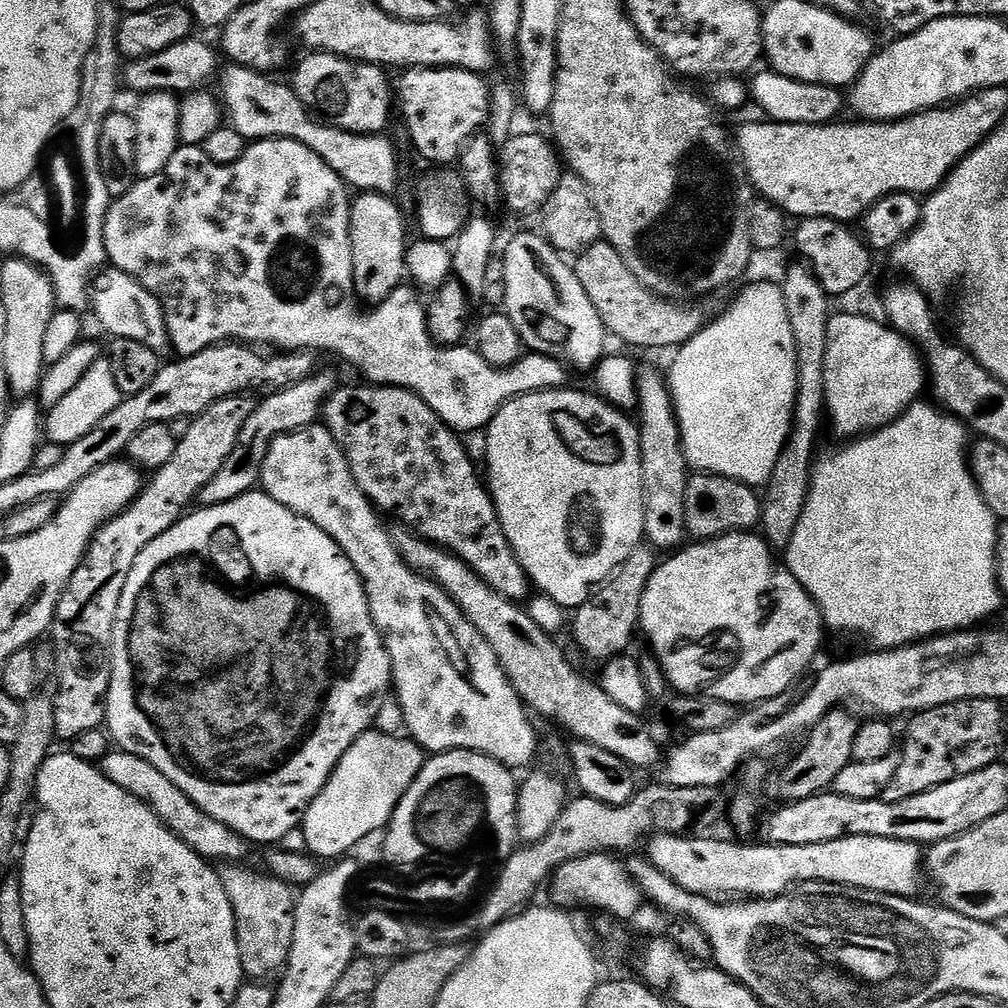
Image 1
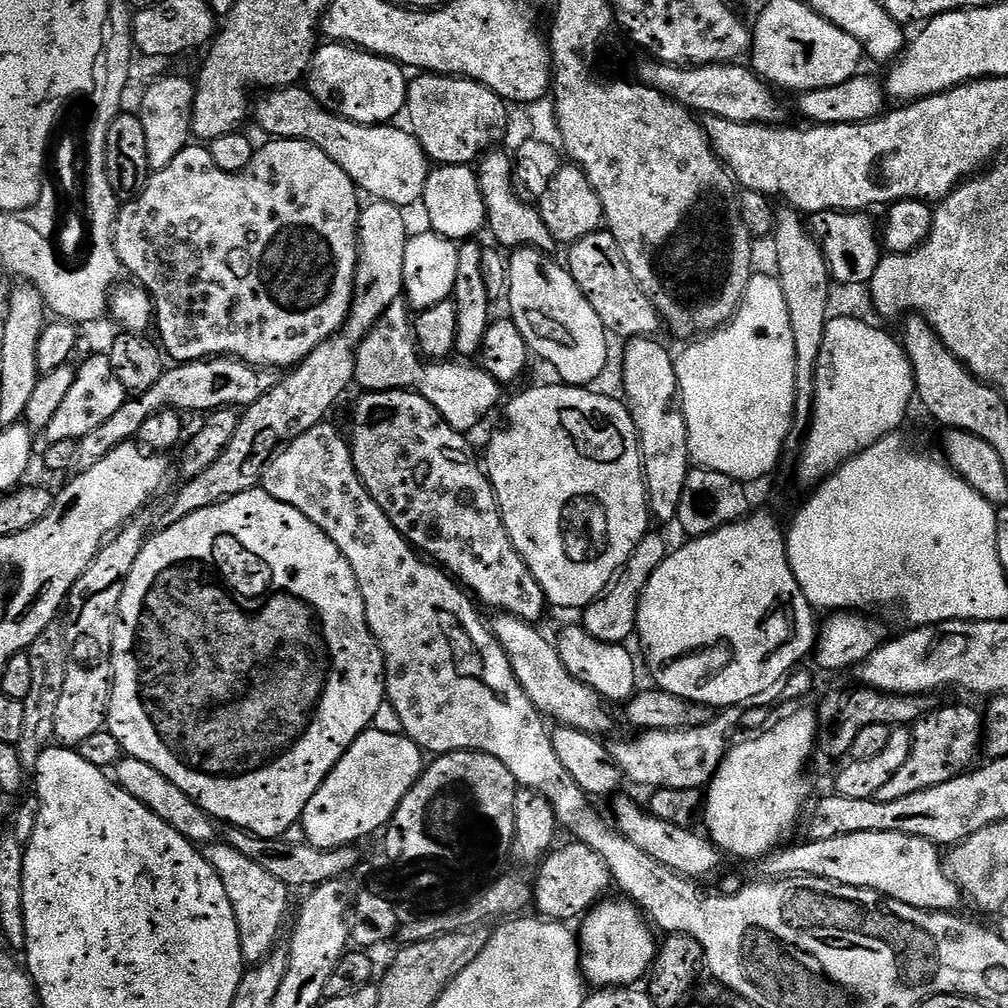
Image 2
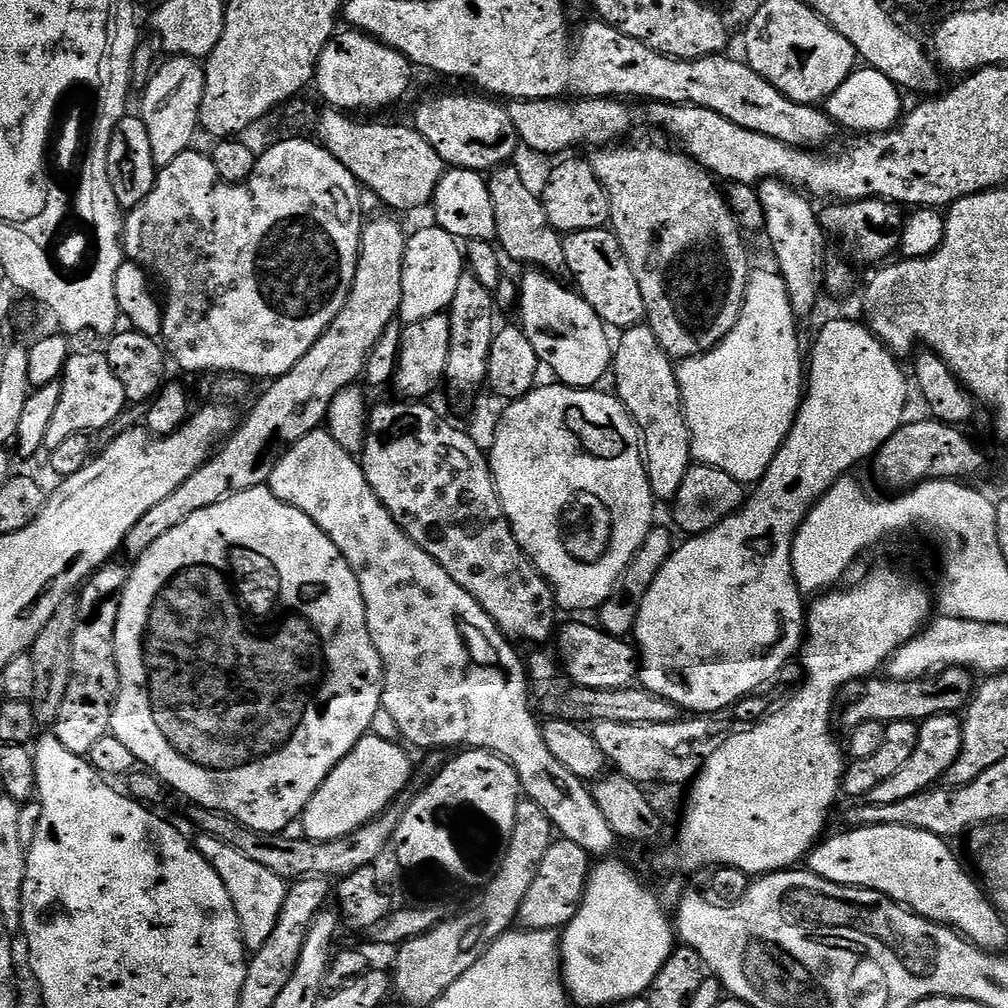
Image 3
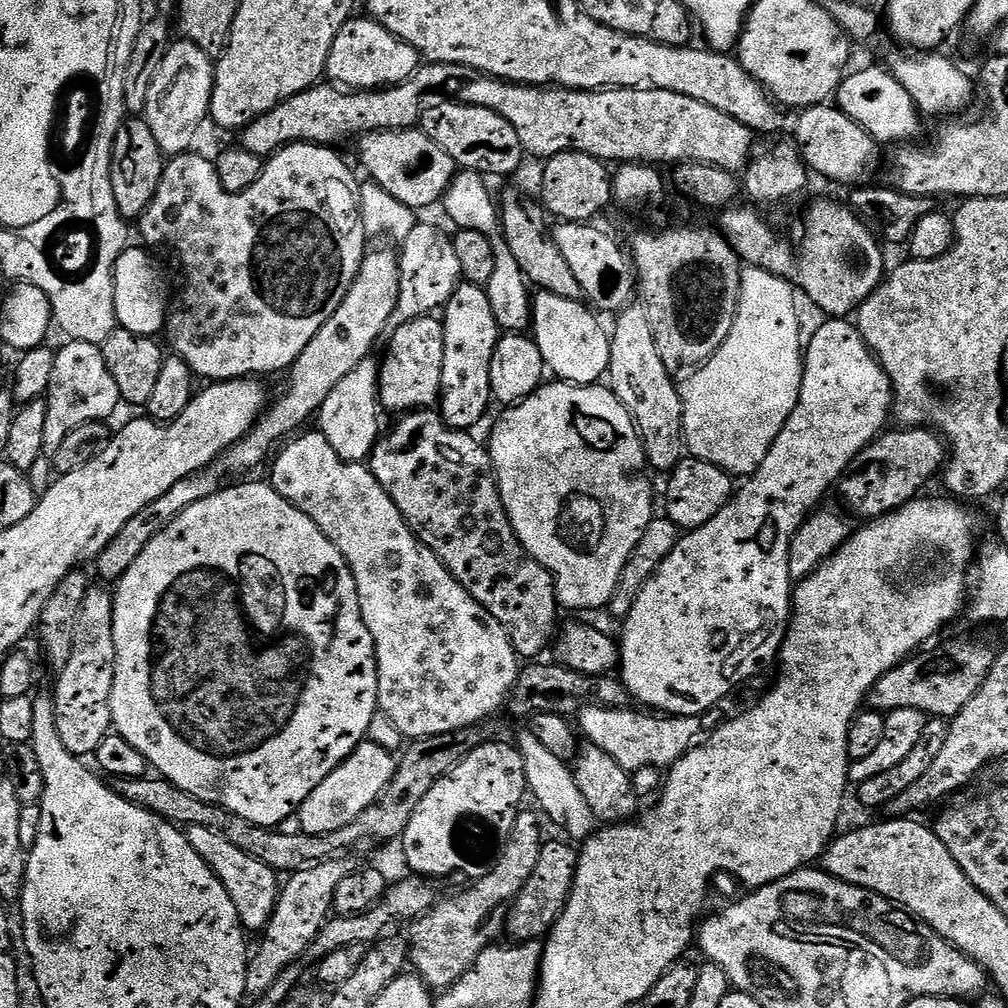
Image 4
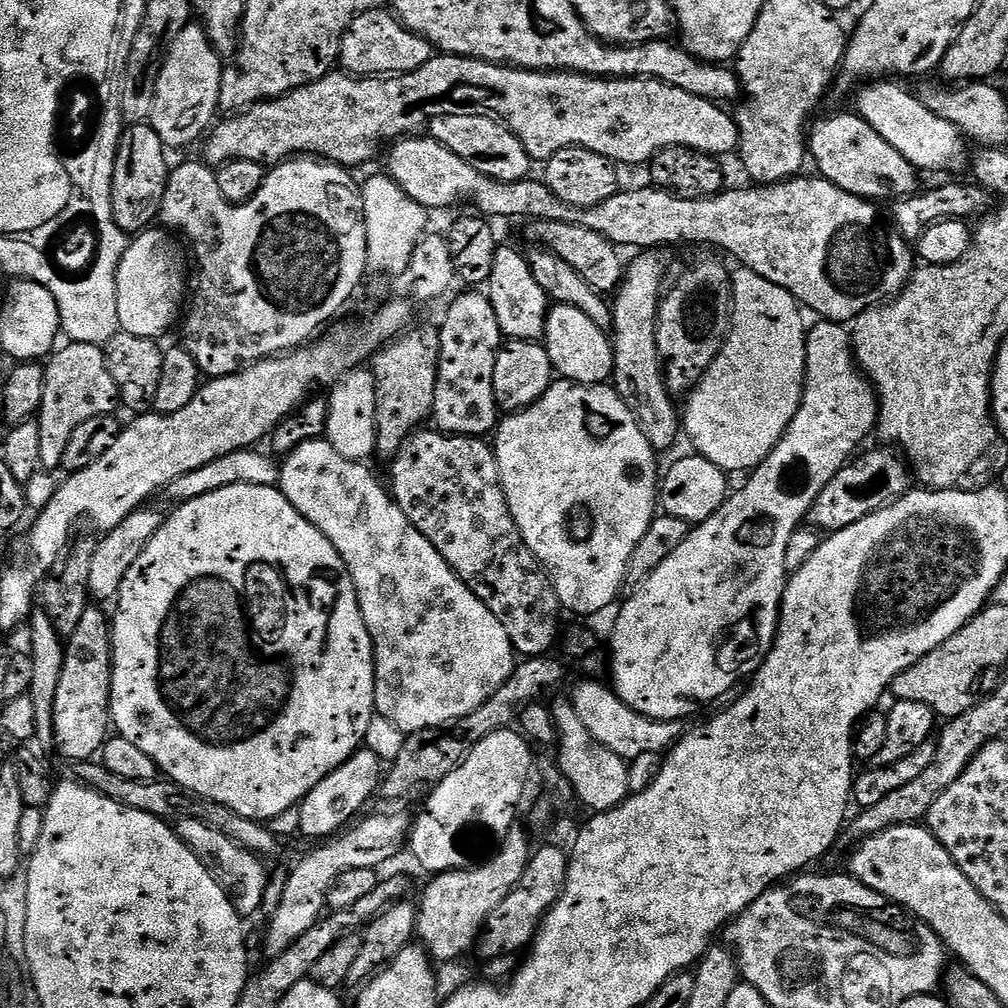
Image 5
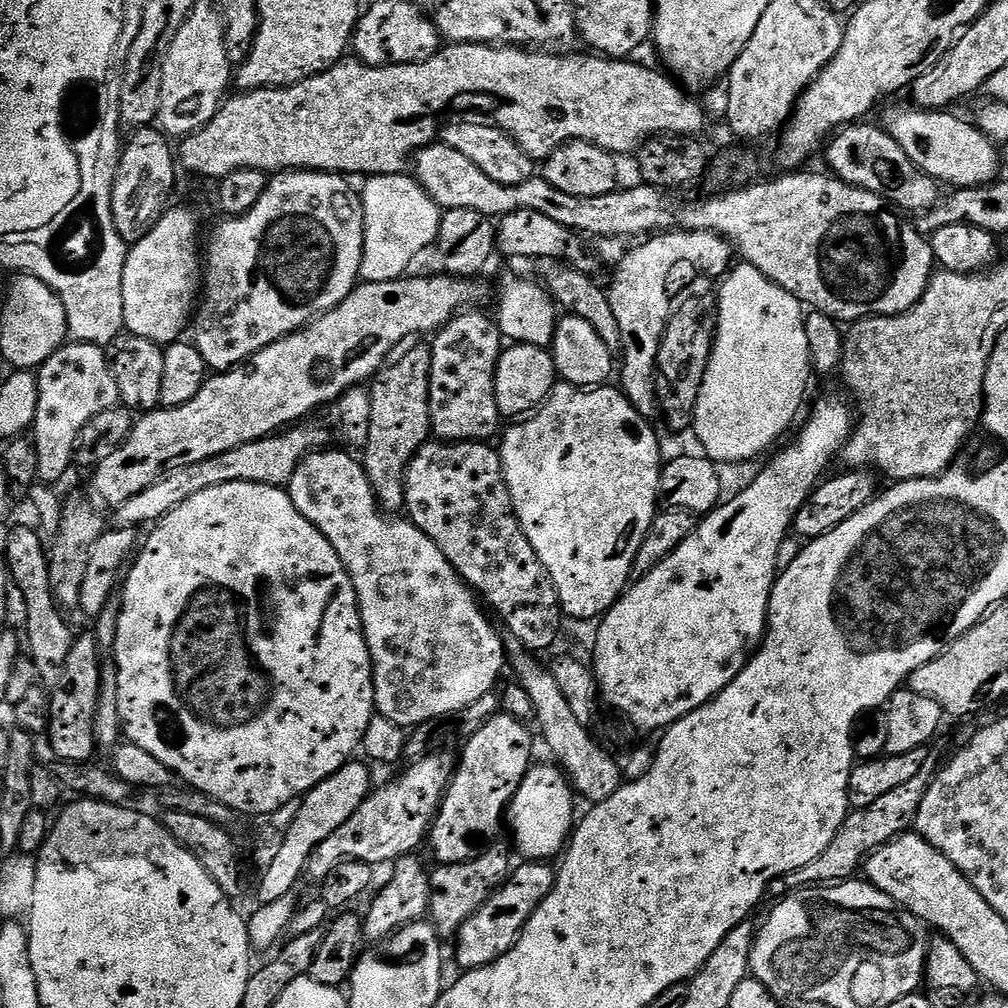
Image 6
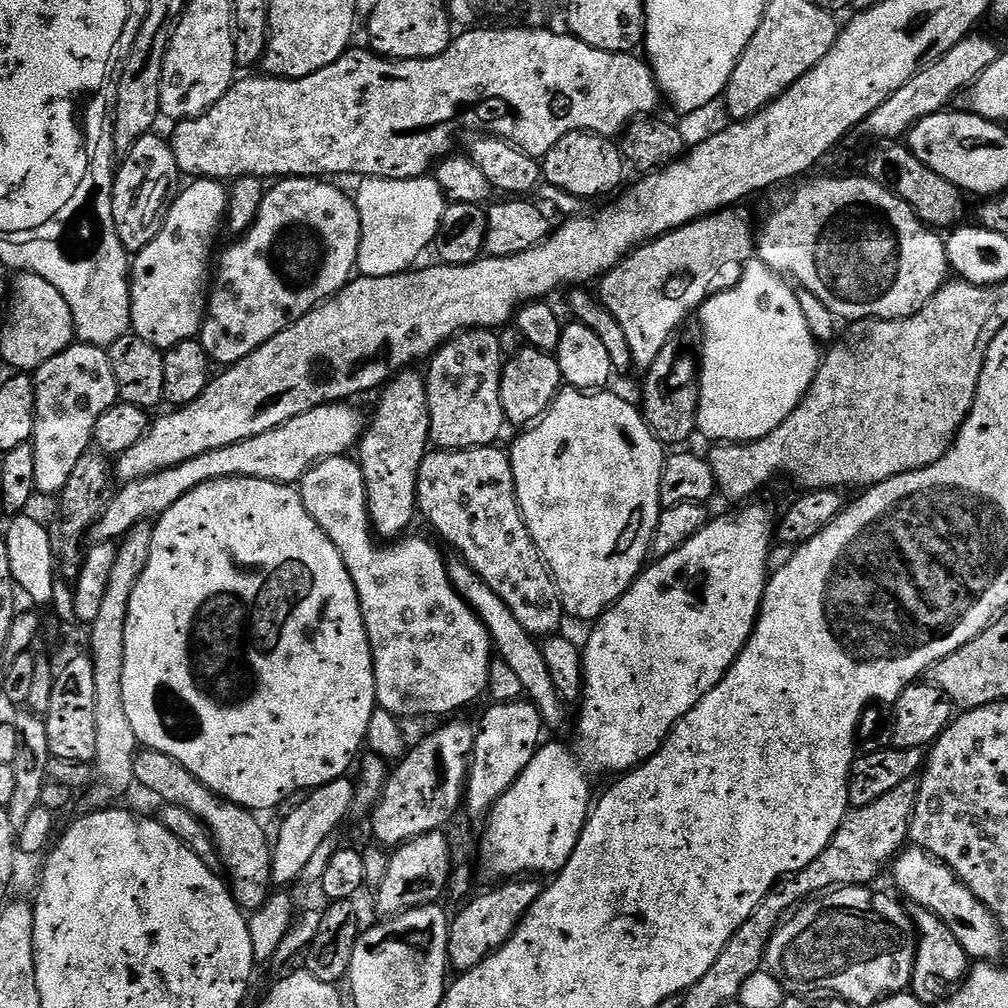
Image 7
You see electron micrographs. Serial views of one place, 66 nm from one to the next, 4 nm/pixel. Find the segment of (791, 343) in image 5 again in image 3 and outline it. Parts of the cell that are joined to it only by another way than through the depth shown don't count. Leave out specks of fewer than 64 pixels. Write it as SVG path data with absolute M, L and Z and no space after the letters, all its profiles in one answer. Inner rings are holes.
M753 271L752 277L748 280L748 289L744 299L744 309L730 334L719 344L717 348L712 348L708 352L703 352L701 356L694 356L690 360L683 361L679 365L676 377L680 383L680 399L682 401L682 411L684 417L688 419L688 429L692 435L692 458L693 461L709 464L718 470L726 470L730 478L734 478L739 484L745 486L755 486L760 483L760 479L766 474L770 462L778 454L778 450L784 445L784 439L788 436L793 422L796 420L796 414L800 411L800 402L802 393L806 388L806 364L800 361L800 336L796 333L796 324L798 318L790 306L790 294L786 290L786 282L780 277L779 271L772 272Z

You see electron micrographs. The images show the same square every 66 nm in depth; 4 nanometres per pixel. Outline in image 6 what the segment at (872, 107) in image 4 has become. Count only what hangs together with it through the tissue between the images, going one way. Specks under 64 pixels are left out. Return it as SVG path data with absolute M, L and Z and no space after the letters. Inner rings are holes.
M915 106L900 108L897 112L892 112L888 116L886 131L906 150L906 154L916 163L926 174L930 174L941 185L957 188L977 188L980 184L990 184L997 179L1000 168L1000 159L1002 153L999 148L993 144L992 139L976 127L971 119L959 120L948 110L925 110Z

